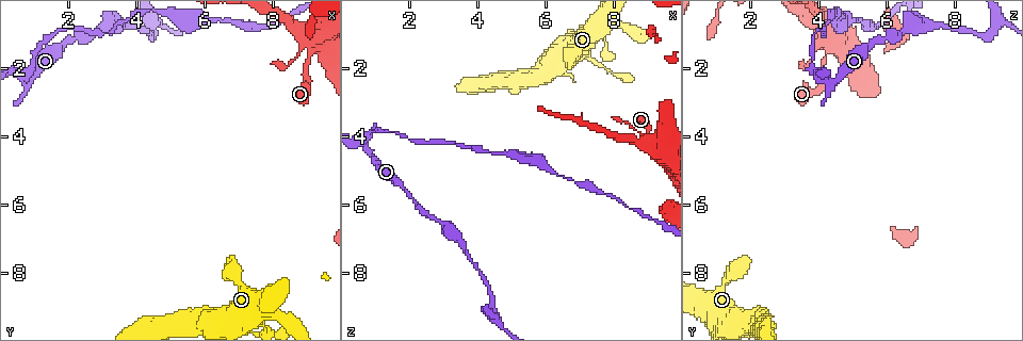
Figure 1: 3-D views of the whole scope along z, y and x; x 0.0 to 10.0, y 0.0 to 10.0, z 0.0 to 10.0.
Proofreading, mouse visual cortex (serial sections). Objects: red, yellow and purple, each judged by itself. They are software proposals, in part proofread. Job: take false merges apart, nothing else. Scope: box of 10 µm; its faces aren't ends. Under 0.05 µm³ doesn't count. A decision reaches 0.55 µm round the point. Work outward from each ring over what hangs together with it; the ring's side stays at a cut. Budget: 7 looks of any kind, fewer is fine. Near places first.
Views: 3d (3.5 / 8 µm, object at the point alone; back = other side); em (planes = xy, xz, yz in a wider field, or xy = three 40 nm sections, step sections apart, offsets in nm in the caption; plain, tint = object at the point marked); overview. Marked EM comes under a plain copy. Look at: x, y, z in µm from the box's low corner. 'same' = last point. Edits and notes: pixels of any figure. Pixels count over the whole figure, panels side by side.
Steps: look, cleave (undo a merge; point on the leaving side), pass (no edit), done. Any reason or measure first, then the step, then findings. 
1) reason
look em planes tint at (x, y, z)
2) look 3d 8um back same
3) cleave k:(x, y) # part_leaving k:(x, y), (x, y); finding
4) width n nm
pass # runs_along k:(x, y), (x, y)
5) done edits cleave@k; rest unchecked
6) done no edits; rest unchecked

sharp bend
look 3d 3.5um at (9.15, 1.25, 4.30)

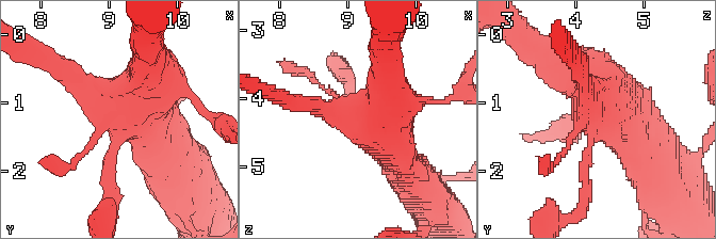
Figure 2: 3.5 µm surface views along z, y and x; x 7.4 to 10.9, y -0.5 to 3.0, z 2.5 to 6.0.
look em xy step 1 tint at (9.20, 1.25, 4.25)

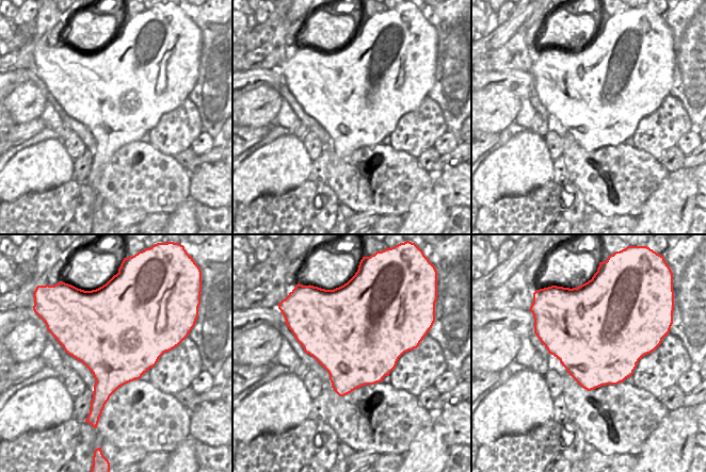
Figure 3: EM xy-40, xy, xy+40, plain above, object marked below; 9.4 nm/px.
pass # runs_along 2:(109, 189), (121, 117), (151, 72); continuous, no second cell

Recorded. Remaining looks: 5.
thick turns thin
look 3d 3.5um at (8.05, 9.20, 0.70)

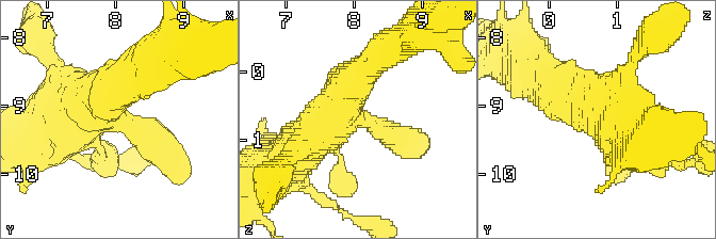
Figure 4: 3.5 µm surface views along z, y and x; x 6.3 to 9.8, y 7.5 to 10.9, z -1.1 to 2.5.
need the tissue
look em xy step 1 tint at (8.05, 9.20, 0.65)

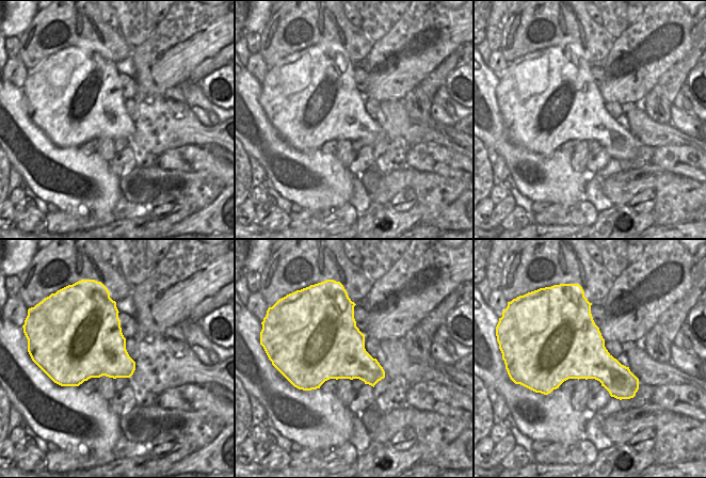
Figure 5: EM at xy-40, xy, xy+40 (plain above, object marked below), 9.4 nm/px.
another direction
look em xy step 2 tint same

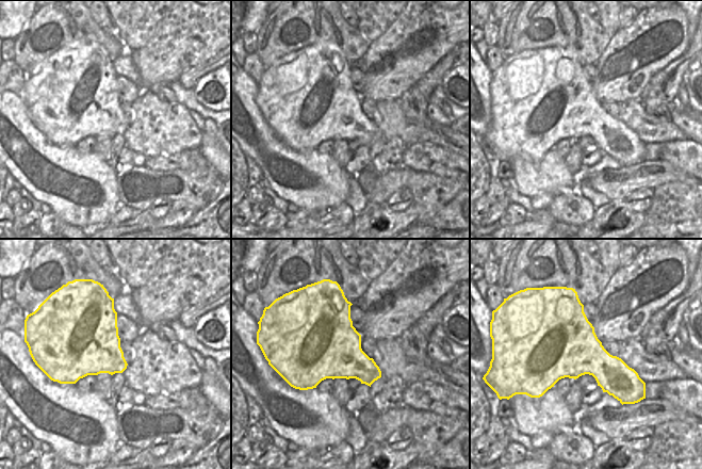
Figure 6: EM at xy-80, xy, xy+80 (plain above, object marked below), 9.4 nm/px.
pass # runs_along 4:(291, 152), (370, 73); all the same cell

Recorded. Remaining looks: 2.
a fork
look 3d 3.5um at (4.55, 0.75, 9.30)

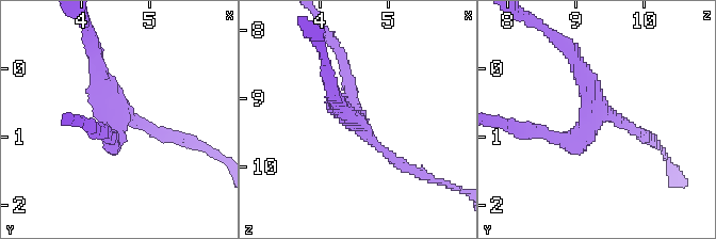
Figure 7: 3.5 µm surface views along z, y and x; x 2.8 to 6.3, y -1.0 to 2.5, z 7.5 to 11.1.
arms 3; arm_widths 150, 200, 250 nm
look em xy step 5 tint at (4.50, 0.70, 9.30)

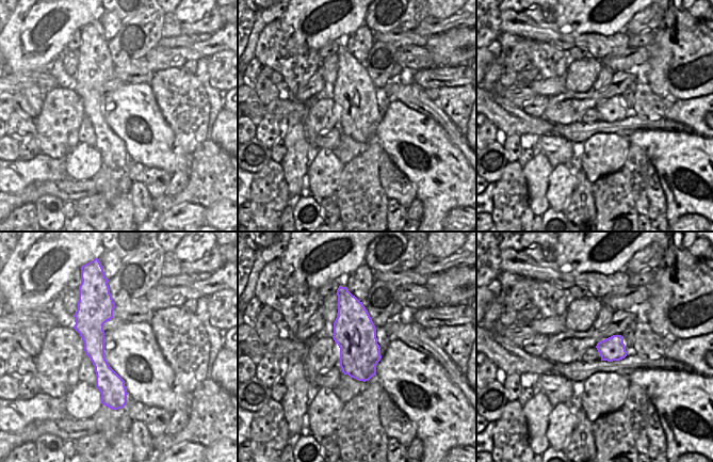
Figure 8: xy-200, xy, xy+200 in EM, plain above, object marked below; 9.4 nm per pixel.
pass # runs_along 7:(544, 131), (580, 142), (599, 115), (574, 69); continuous, no second cell

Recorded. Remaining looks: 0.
done no edits; rest unchecked

